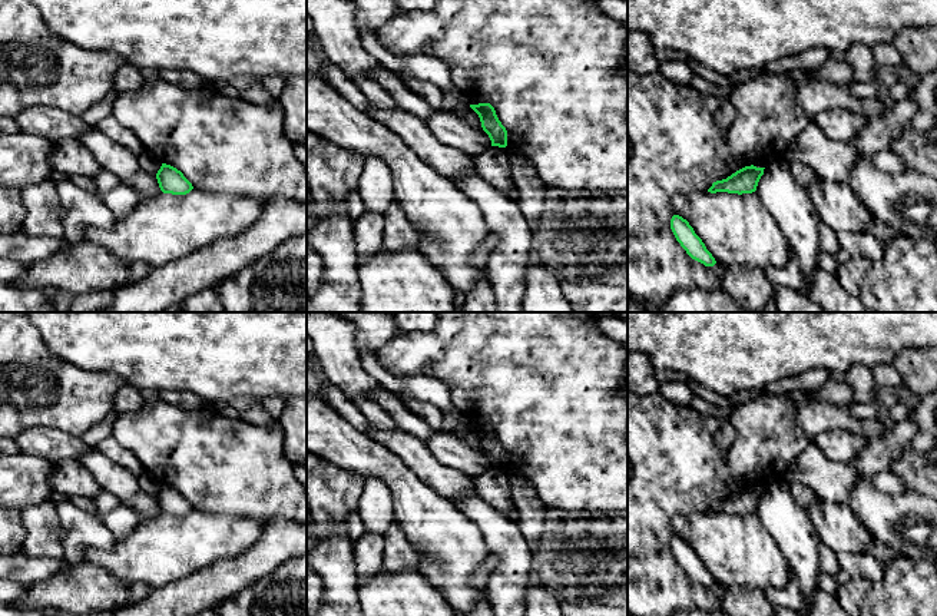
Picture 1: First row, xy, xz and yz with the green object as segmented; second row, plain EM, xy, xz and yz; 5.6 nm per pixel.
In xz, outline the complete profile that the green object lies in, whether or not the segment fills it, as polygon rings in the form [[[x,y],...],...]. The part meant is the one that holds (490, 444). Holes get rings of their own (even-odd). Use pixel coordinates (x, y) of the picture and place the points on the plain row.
[[[490,424],[470,425],[479,435],[483,451],[489,456],[491,467],[507,467],[507,451],[499,441],[494,428]]]

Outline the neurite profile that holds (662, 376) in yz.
[[[656,370],[655,375],[659,382],[665,382],[665,381],[686,382],[689,380],[686,374],[672,370]]]

